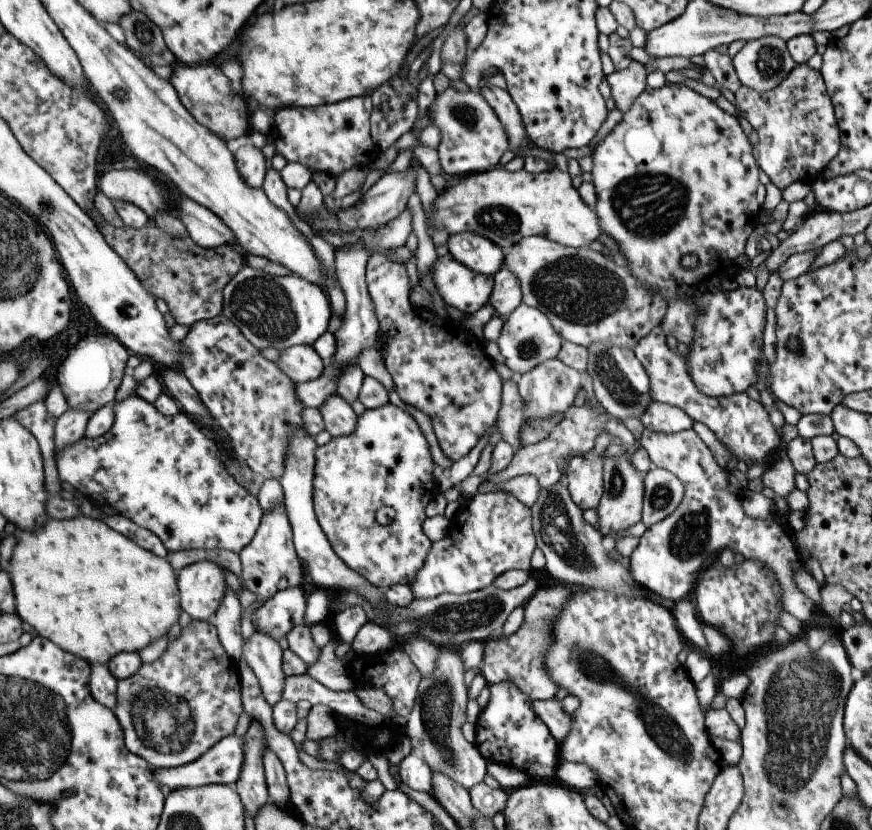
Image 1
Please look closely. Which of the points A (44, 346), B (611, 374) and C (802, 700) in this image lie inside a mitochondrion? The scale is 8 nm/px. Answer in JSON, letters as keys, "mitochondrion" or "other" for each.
{"A":"other","B":"mitochondrion","C":"mitochondrion"}

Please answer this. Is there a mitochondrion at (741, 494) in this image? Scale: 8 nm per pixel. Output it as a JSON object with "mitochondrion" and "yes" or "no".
{"mitochondrion":"no"}

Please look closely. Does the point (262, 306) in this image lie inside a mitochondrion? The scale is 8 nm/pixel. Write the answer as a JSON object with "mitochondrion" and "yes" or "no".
{"mitochondrion":"yes"}

